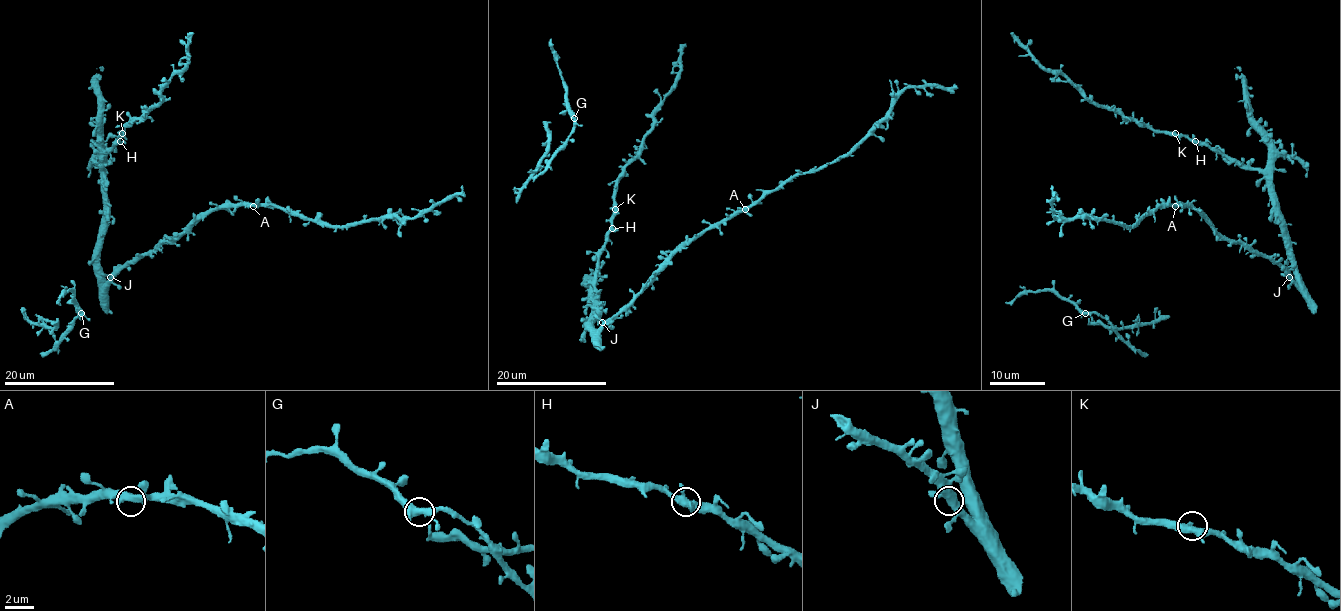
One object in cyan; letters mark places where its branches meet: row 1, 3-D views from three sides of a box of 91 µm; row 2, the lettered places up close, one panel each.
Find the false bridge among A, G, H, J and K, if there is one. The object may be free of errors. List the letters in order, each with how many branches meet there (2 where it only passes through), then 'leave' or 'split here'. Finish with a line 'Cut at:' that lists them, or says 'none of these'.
A: 3 branches meet; leave
G: 3 branches meet; leave
H: 3 branches meet; leave
J: 3 branches meet; leave
K: 3 branches meet; leave
Cut at: none of these

